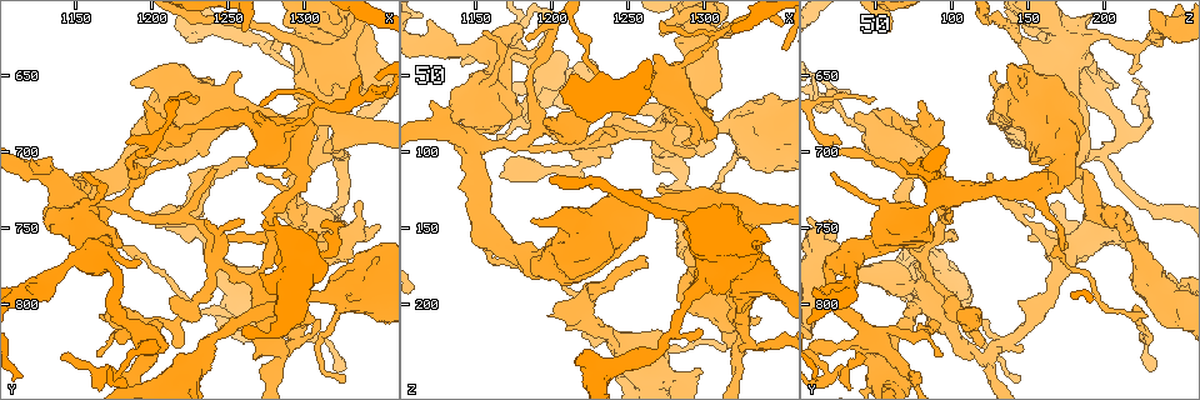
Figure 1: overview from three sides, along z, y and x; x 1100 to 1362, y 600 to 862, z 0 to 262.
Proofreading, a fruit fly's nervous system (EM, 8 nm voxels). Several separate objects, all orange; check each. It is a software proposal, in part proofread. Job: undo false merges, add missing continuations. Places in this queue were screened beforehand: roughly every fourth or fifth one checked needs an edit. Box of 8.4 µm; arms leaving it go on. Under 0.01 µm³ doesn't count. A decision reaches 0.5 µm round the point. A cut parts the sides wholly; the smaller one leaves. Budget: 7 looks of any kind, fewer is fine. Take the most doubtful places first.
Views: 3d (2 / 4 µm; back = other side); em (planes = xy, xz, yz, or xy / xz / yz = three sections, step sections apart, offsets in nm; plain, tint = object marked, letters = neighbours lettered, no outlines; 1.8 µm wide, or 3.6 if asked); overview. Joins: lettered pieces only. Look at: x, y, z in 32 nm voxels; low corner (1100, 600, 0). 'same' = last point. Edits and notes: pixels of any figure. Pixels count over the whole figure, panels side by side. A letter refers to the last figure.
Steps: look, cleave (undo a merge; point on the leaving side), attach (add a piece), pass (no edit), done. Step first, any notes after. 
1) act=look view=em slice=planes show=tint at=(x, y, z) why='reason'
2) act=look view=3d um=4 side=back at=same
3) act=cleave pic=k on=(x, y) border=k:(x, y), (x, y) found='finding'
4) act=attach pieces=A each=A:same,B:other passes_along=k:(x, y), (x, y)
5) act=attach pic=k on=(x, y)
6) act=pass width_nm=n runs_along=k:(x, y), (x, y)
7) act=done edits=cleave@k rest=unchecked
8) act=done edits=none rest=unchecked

act=look view=3d um=4 at=(1300, 678, 94)

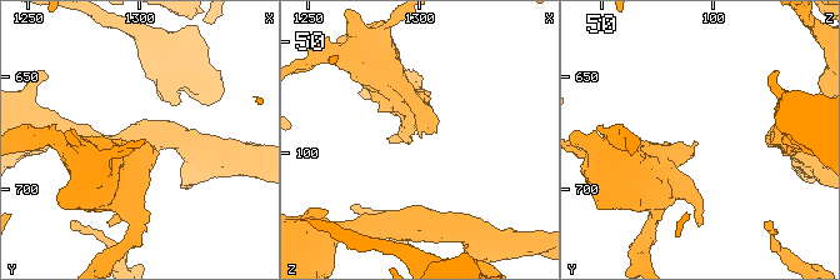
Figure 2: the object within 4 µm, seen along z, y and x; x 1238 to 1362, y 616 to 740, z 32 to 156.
act=look view=em um=3.6 slice=planes show=tint at=(1301, 678, 91) why='shape alone is not enough'

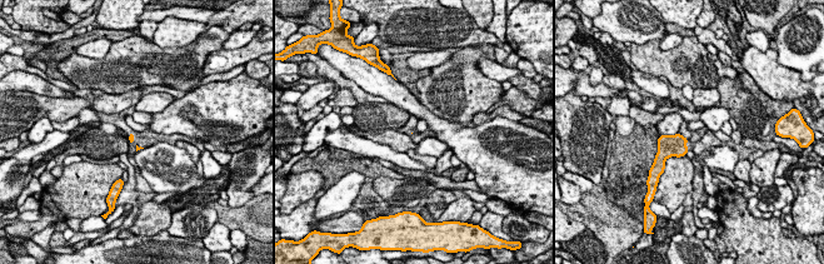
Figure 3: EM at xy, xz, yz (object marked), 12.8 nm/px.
act=look view=em um=3.6 slice=planes show=letters at=same why='see the neighbours'

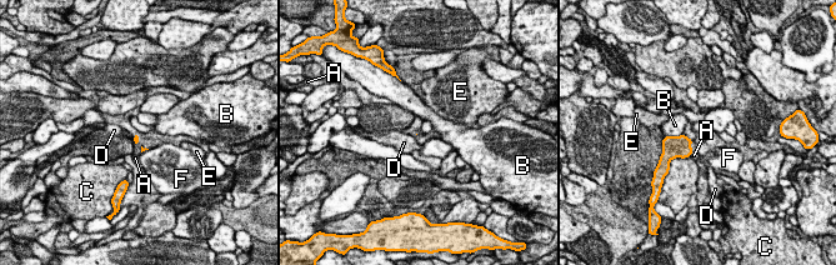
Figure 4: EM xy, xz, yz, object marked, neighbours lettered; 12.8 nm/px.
act=pass each=A:other,B:other,C:other,D:other,E:other,F:other border=4:(133, 140), (138, 145) found='none of them fits'

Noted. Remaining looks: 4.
act=look view=3d um=4 at=(1286, 832, 122) why='three arms meet'

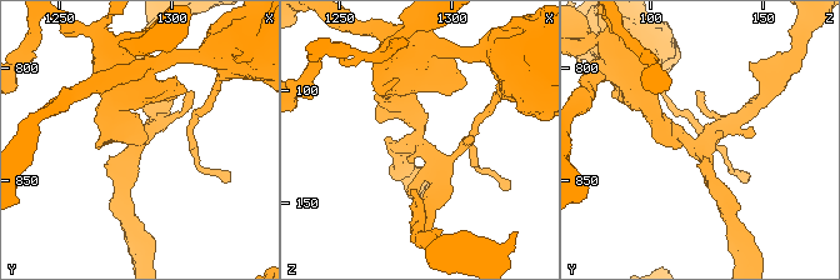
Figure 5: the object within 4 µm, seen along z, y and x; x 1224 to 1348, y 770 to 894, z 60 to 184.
act=look view=em slice=xy step=4 show=tint at=(1284, 834, 120) why='now the EM'

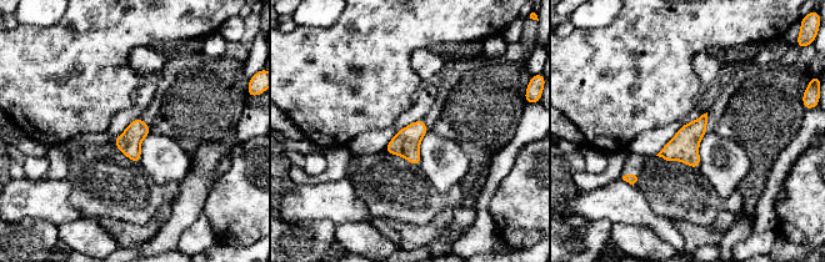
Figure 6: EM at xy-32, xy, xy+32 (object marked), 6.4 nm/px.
act=look view=em slice=xy step=4 show=letters at=same

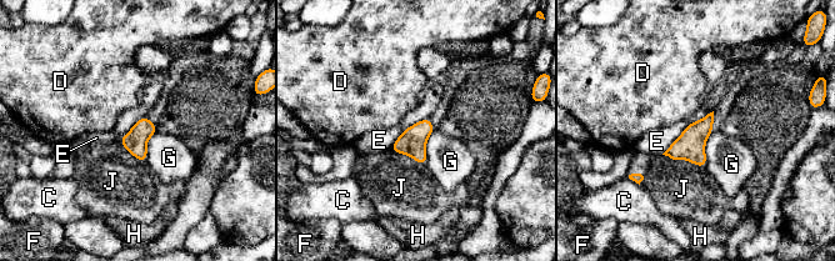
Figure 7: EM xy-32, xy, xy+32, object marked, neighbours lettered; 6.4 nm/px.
act=pass width_nm=150 each=C:other,D:other,E:other,F:other,G:other,H:other,J:other border=7:(146, 115), (120, 139), (141, 162) found='continuous, no second neuron'

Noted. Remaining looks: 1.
act=done edits=none rest=unchecked

